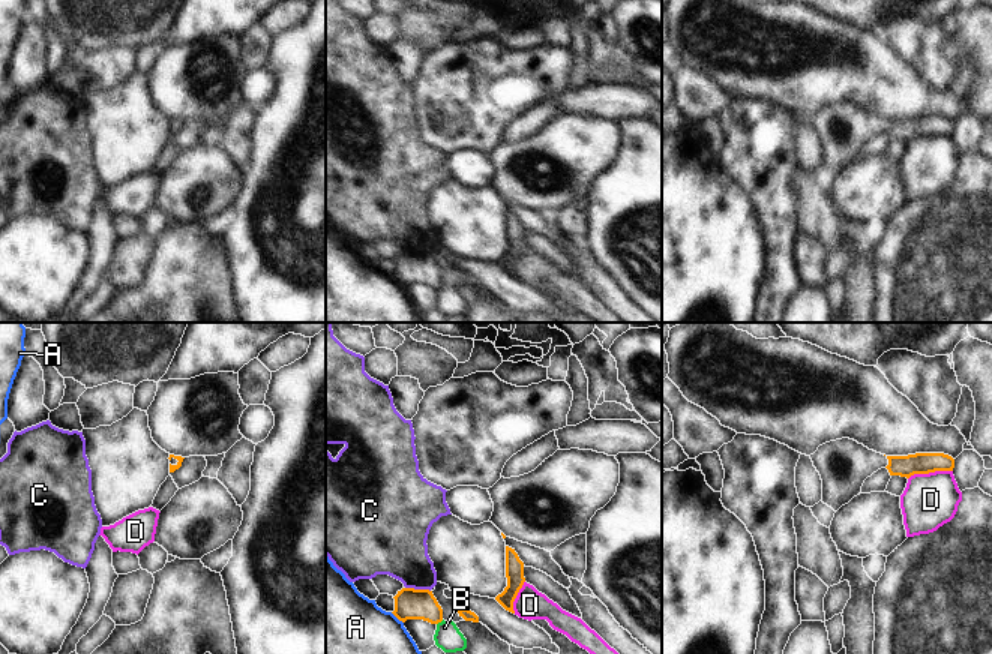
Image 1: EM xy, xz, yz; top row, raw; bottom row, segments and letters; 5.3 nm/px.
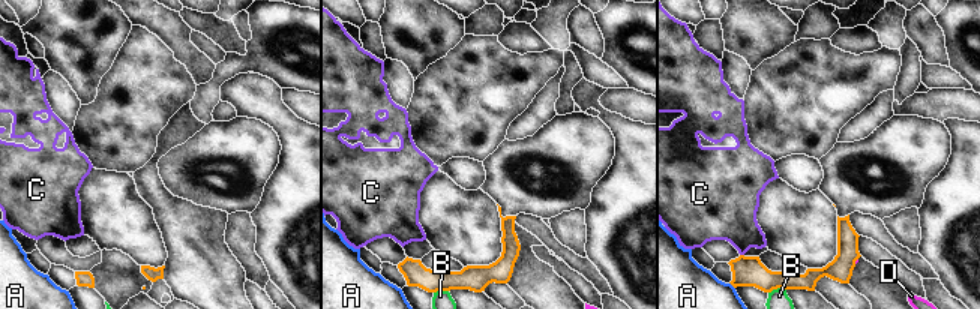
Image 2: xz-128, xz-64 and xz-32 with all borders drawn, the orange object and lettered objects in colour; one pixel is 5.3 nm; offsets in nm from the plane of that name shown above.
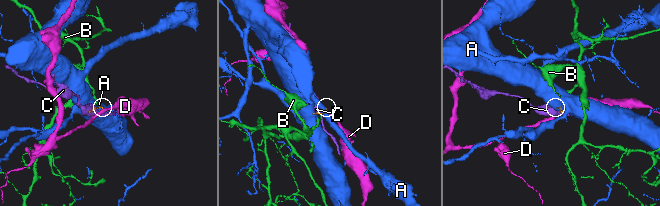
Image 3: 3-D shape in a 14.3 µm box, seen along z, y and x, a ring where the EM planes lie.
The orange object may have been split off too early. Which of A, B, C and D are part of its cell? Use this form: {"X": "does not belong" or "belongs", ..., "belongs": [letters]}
{"A": "does not belong", "B": "does not belong", "C": "does not belong", "D": "does not belong", "belongs": []}

